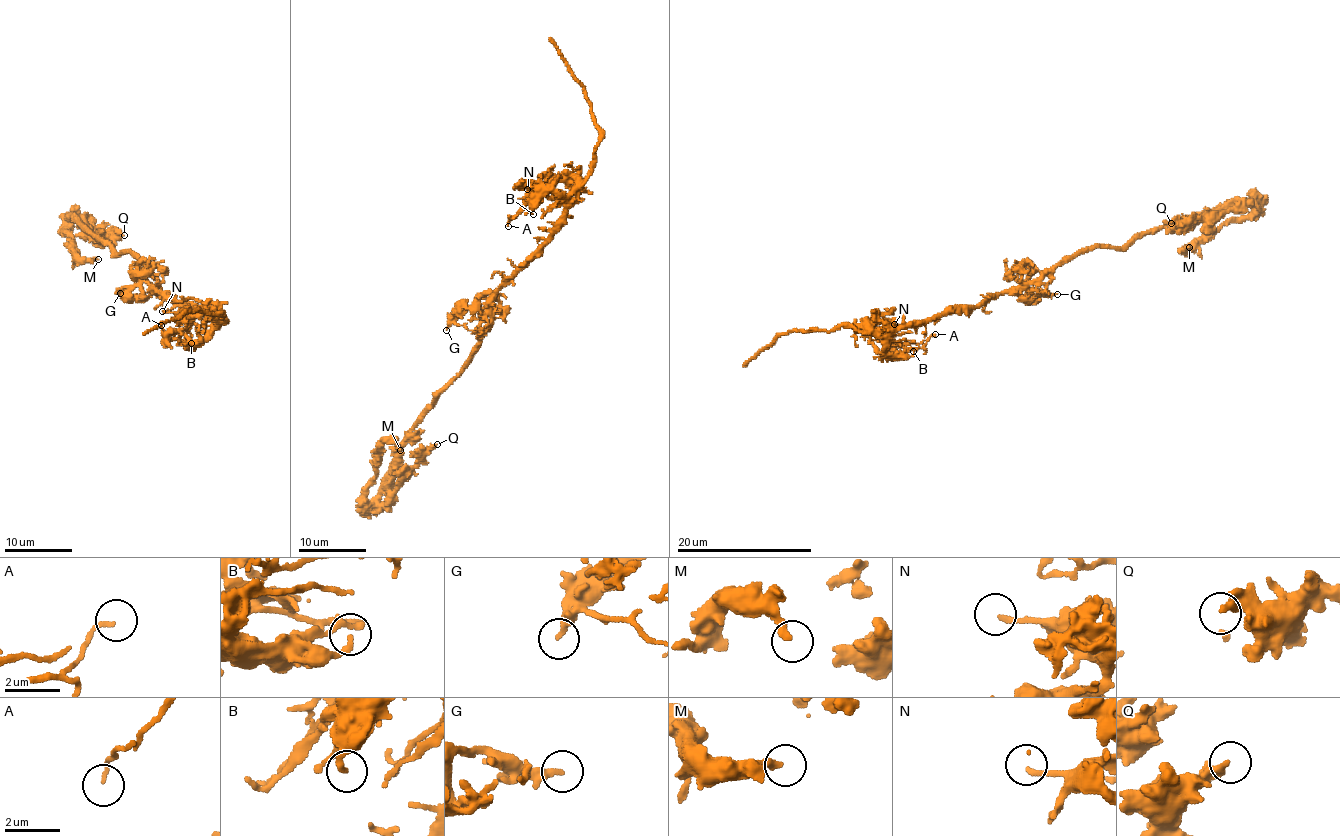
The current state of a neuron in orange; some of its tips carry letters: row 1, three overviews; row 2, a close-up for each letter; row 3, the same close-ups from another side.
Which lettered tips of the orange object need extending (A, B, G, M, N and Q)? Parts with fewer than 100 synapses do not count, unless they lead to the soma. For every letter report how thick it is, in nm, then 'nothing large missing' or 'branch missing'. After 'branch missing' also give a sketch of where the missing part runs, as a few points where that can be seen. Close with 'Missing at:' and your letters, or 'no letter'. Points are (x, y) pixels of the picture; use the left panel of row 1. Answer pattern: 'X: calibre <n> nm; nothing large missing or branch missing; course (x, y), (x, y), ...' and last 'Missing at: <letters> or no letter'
A: calibre 120 nm; nothing large missing
B: calibre 220 nm; nothing large missing
G: calibre 300 nm; nothing large missing
M: calibre 280 nm; nothing large missing
N: calibre 170 nm; nothing large missing
Q: calibre 200 nm; nothing large missing
Missing at: no letter

